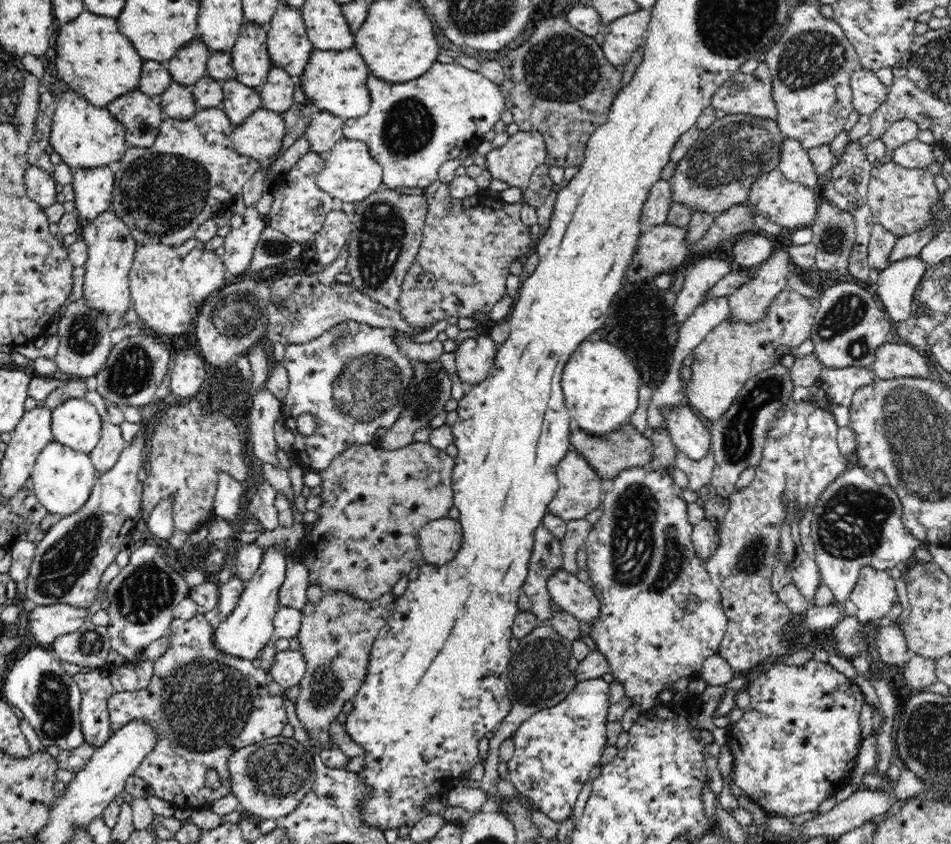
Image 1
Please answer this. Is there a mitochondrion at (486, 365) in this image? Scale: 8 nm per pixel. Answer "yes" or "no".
no

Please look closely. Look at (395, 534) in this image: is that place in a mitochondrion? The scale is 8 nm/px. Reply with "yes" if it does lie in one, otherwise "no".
no

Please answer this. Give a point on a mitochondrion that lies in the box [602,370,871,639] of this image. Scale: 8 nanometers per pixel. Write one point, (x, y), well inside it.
(644, 552)

